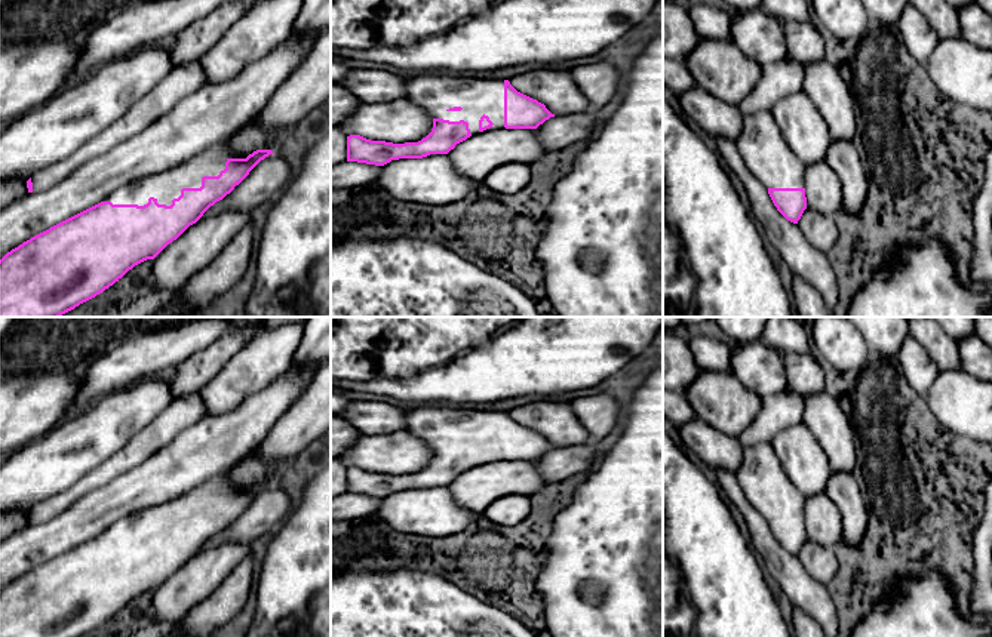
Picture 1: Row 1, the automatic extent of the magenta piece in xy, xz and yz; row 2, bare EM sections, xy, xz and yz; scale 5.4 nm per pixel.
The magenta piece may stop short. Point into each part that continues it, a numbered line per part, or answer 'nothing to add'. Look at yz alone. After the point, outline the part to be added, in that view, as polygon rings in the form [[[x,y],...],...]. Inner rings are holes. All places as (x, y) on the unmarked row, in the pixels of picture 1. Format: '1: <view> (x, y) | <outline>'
1: yz (761, 476) | [[[773,443],[743,446],[735,476],[746,499],[765,520],[805,520],[805,496],[790,483]]]

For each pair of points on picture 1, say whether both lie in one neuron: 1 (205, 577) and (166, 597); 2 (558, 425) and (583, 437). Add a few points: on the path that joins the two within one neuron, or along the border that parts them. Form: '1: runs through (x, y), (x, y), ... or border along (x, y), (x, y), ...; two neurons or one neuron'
1: runs through (196, 579), (175, 596); one neuron
2: runs through (564, 430), (577, 436); one neuron

